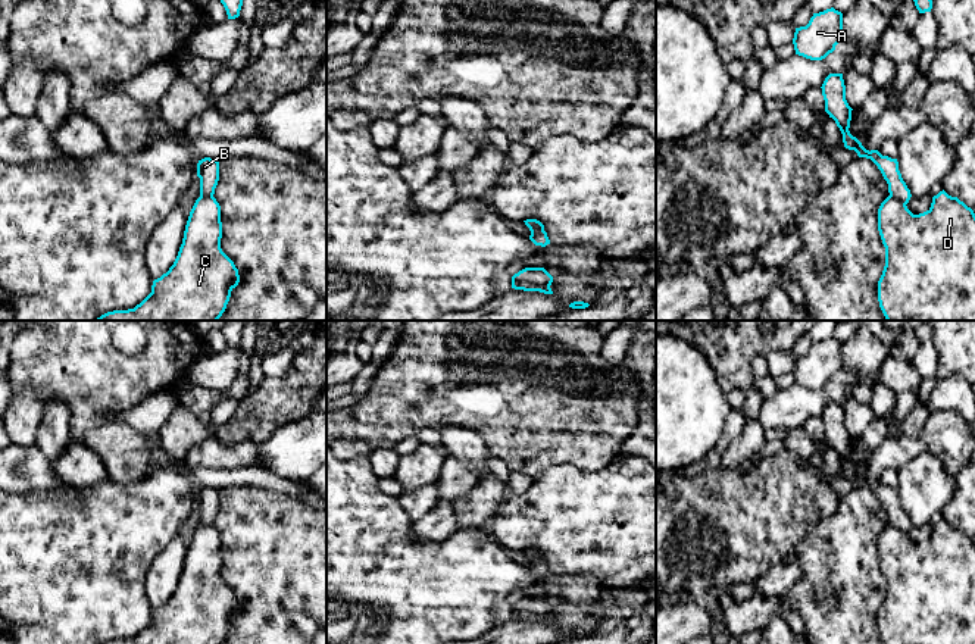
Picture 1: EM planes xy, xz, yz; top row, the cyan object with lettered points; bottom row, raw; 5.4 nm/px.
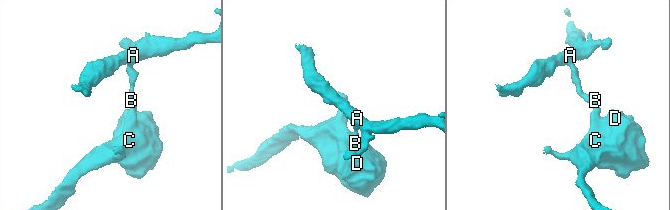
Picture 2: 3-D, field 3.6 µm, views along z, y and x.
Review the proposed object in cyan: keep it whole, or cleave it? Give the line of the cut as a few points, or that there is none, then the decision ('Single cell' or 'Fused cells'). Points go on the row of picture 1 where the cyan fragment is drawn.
Split along yz (890, 194), (905, 205). Fused cells

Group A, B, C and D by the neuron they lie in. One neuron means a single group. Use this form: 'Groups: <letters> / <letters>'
Groups: A B / C D

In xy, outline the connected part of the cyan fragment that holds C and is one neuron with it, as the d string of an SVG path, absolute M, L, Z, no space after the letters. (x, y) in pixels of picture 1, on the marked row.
M200 196L187 221L174 265L153 281L151 293L134 309L113 310L94 321L218 321L226 309L240 275L221 248L221 206L215 197Z

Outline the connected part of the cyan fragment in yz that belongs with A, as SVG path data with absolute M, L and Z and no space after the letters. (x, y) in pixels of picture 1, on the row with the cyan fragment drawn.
M834 7L813 13L806 26L796 28L793 44L796 54L822 60L843 41L843 13Z

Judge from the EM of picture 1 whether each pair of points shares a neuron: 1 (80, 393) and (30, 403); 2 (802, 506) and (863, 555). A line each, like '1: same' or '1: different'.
1: different
2: different

